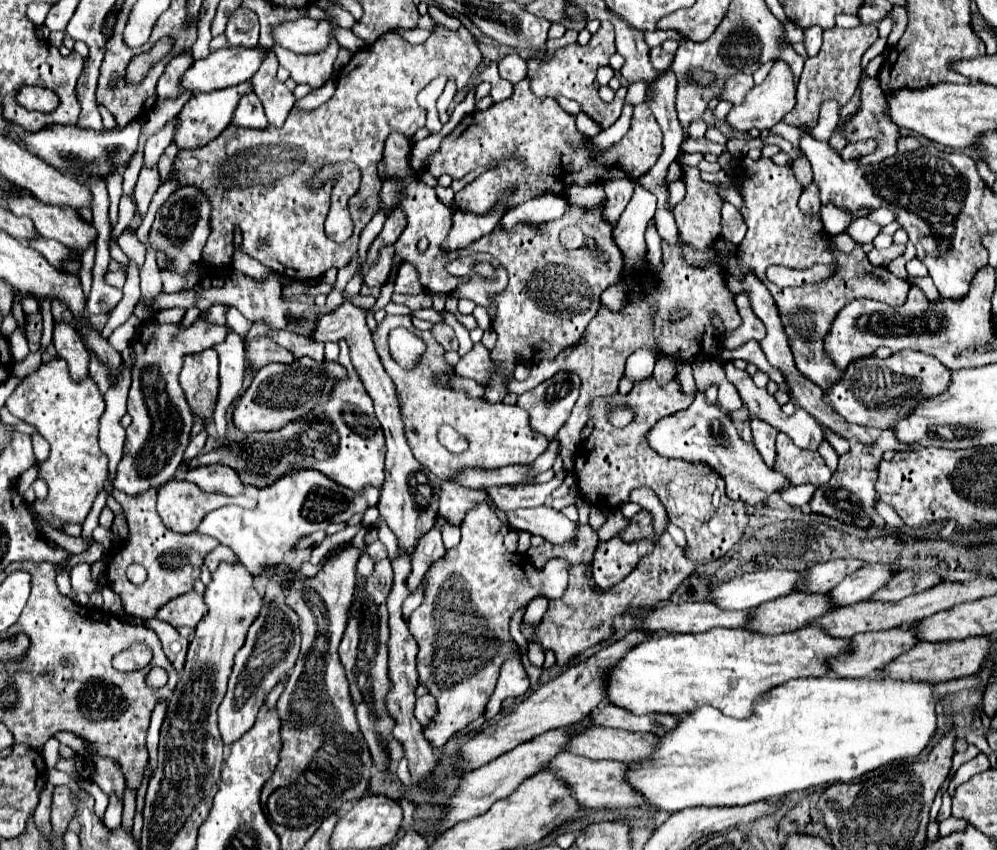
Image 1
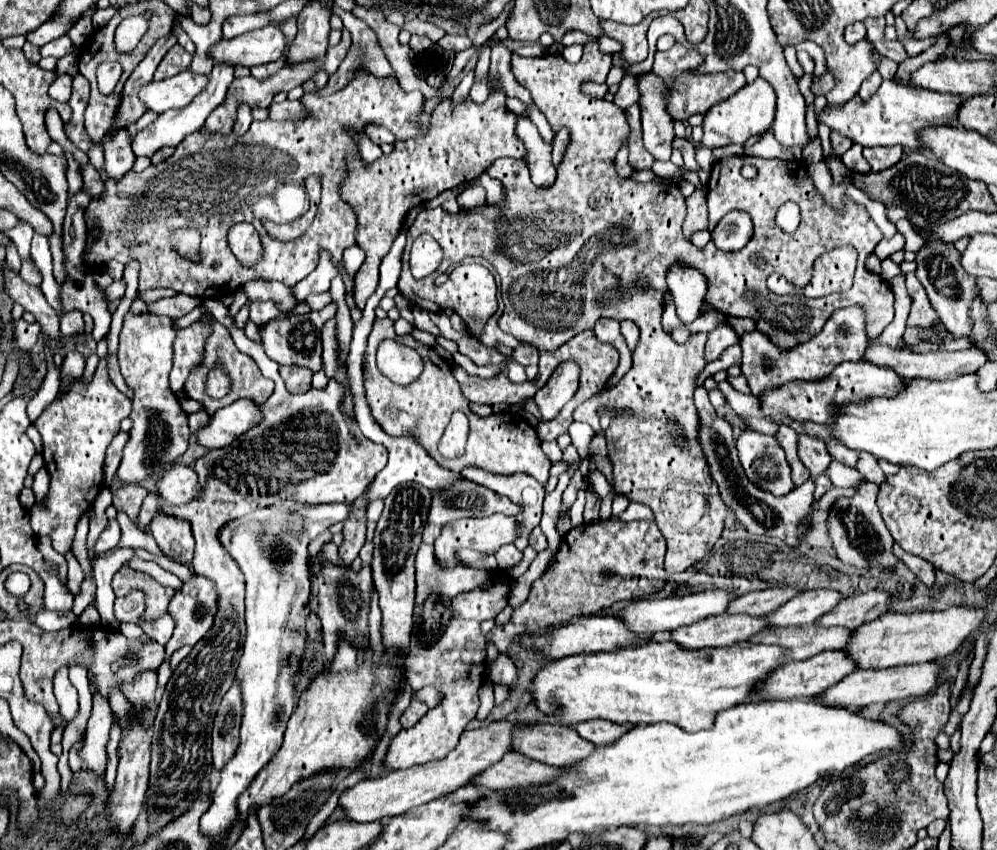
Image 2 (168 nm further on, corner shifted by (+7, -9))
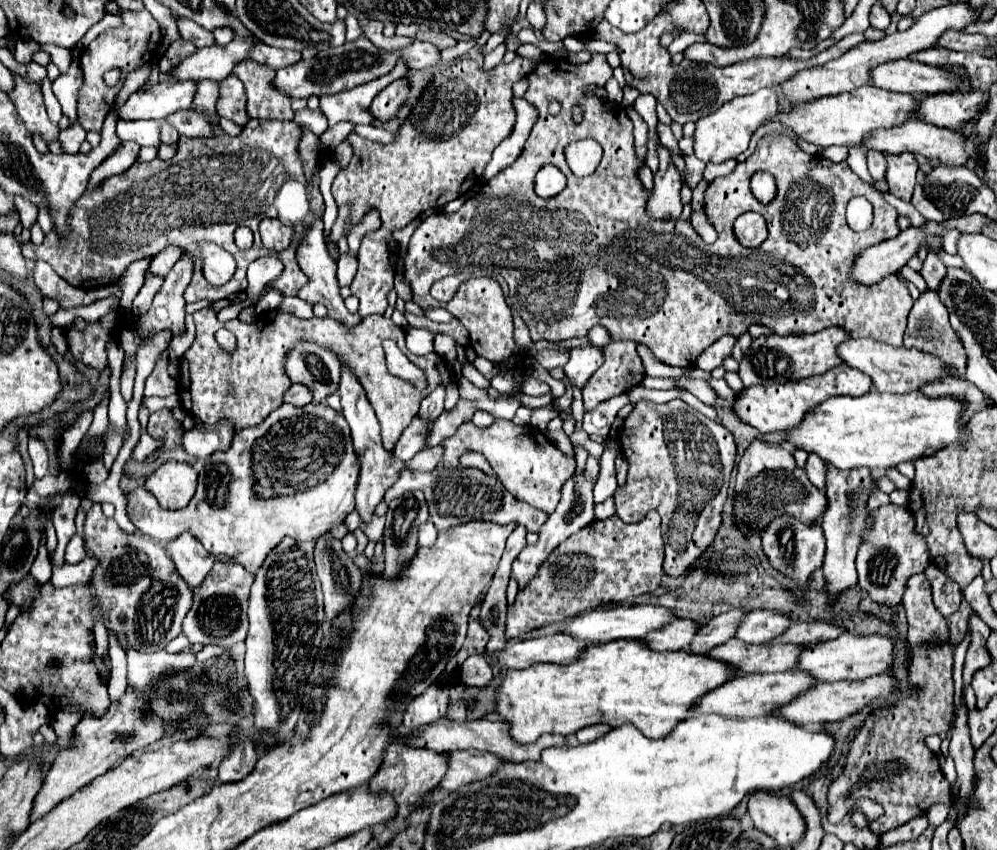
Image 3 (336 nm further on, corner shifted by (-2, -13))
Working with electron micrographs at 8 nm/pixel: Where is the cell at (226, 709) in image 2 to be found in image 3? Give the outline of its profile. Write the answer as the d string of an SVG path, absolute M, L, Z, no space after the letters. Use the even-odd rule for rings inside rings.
M243 738L231 746L229 756L219 766L219 780L221 782L237 782L239 778L245 778L249 770L253 770L257 762L257 754L253 750L253 742L249 738Z

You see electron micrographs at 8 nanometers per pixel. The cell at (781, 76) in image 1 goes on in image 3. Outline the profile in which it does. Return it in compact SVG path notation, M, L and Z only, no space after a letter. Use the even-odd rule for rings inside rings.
M763 88L751 96L739 96L733 98L731 102L725 102L717 112L697 120L697 130L693 136L697 158L703 162L723 162L729 158L737 158L741 152L747 150L753 132L759 126L767 124L771 118L775 118L777 112L779 112L777 96L769 88Z

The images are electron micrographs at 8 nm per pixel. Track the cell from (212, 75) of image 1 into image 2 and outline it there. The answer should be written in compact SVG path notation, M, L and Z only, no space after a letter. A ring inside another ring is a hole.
M184 70L172 78L166 80L152 80L140 88L140 102L146 106L146 110L152 110L156 114L162 114L170 108L184 108L192 102L200 90L208 84L208 76L200 76L192 70Z

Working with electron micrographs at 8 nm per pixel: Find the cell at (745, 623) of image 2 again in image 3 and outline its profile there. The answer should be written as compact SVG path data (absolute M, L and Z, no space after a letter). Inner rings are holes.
M679 618L677 622L673 622L673 626L665 626L665 630L659 630L657 634L649 634L649 638L641 638L641 640L649 642L653 650L661 650L661 652L689 650L699 628L701 628L699 622L689 618Z

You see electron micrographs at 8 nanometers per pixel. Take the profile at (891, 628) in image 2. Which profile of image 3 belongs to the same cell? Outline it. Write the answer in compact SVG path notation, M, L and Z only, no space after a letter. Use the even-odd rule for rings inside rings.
M845 632L837 640L811 644L805 648L805 654L801 654L797 668L813 672L821 682L837 682L837 680L857 680L857 678L869 678L875 674L885 674L895 664L895 650L897 642L883 634L853 634Z

